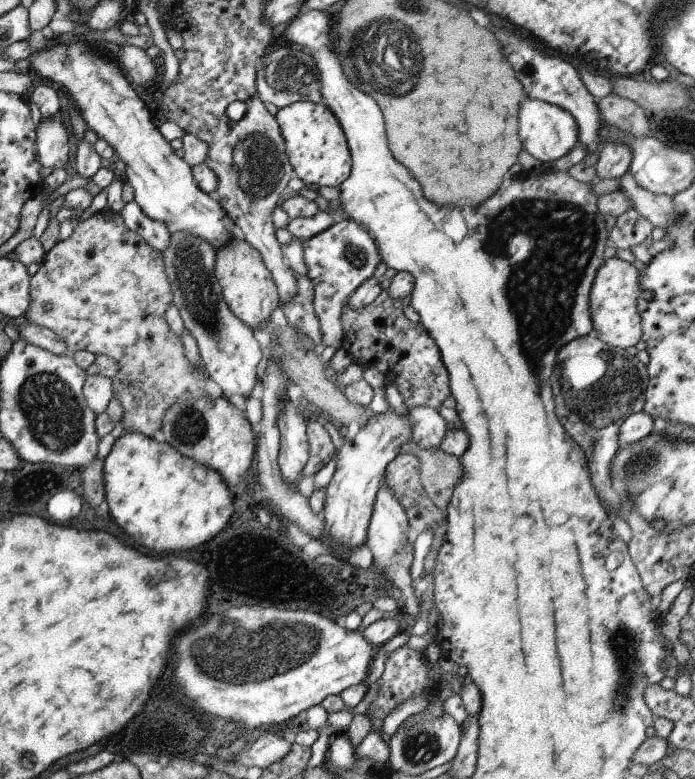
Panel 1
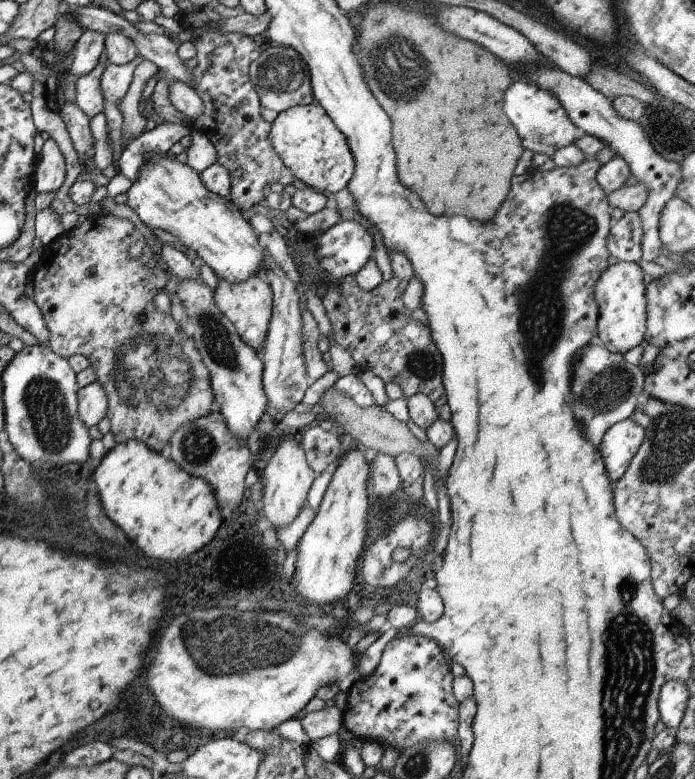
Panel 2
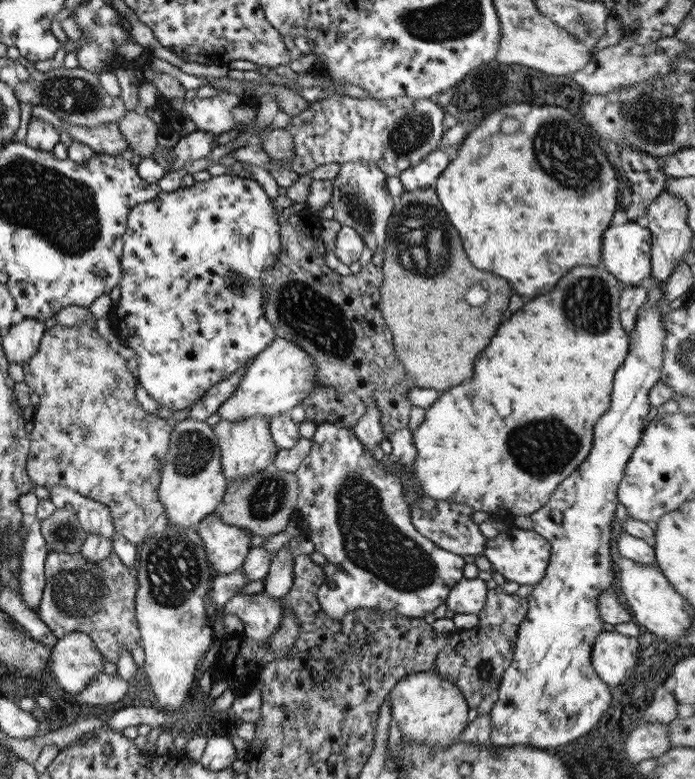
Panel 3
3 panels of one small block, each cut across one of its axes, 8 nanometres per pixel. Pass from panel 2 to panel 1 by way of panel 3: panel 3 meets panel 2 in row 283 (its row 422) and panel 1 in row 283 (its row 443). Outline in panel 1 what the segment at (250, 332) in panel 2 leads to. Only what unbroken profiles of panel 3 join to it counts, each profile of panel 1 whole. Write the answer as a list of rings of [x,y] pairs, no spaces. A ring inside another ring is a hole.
[[[231,236],[229,244],[221,246],[216,251],[213,274],[220,286],[221,296],[235,318],[251,330],[265,326],[269,321],[269,314],[278,306],[278,296],[275,282],[271,280],[269,270],[265,268],[259,252],[247,244],[245,240],[235,239]]]

